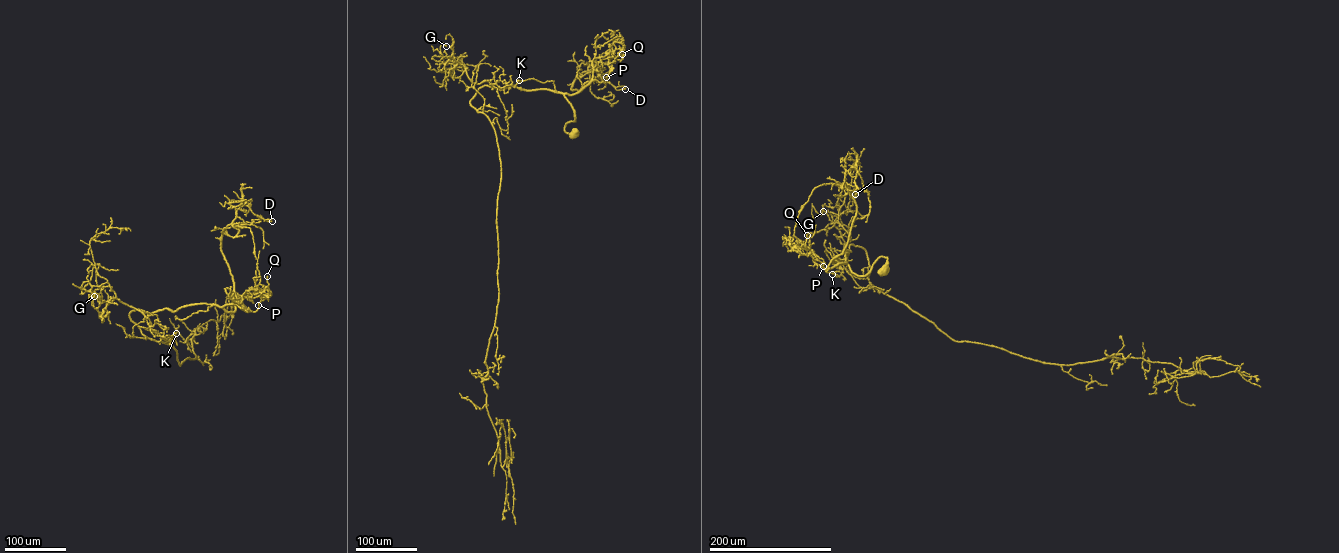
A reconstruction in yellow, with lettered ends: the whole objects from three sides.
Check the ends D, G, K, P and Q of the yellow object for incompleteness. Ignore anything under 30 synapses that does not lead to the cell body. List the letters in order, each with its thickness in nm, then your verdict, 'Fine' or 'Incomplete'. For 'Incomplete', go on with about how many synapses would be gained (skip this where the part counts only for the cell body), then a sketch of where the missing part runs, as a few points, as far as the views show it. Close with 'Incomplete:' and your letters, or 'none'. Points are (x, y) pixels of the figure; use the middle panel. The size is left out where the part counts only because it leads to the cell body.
D: Thickness 500 nm. Fine
G: Thickness 180 nm. Fine
K: Thickness 140 nm. Fine
P: Thickness 110 nm. Fine
Q: Thickness 110 nm. Fine
Incomplete: none

